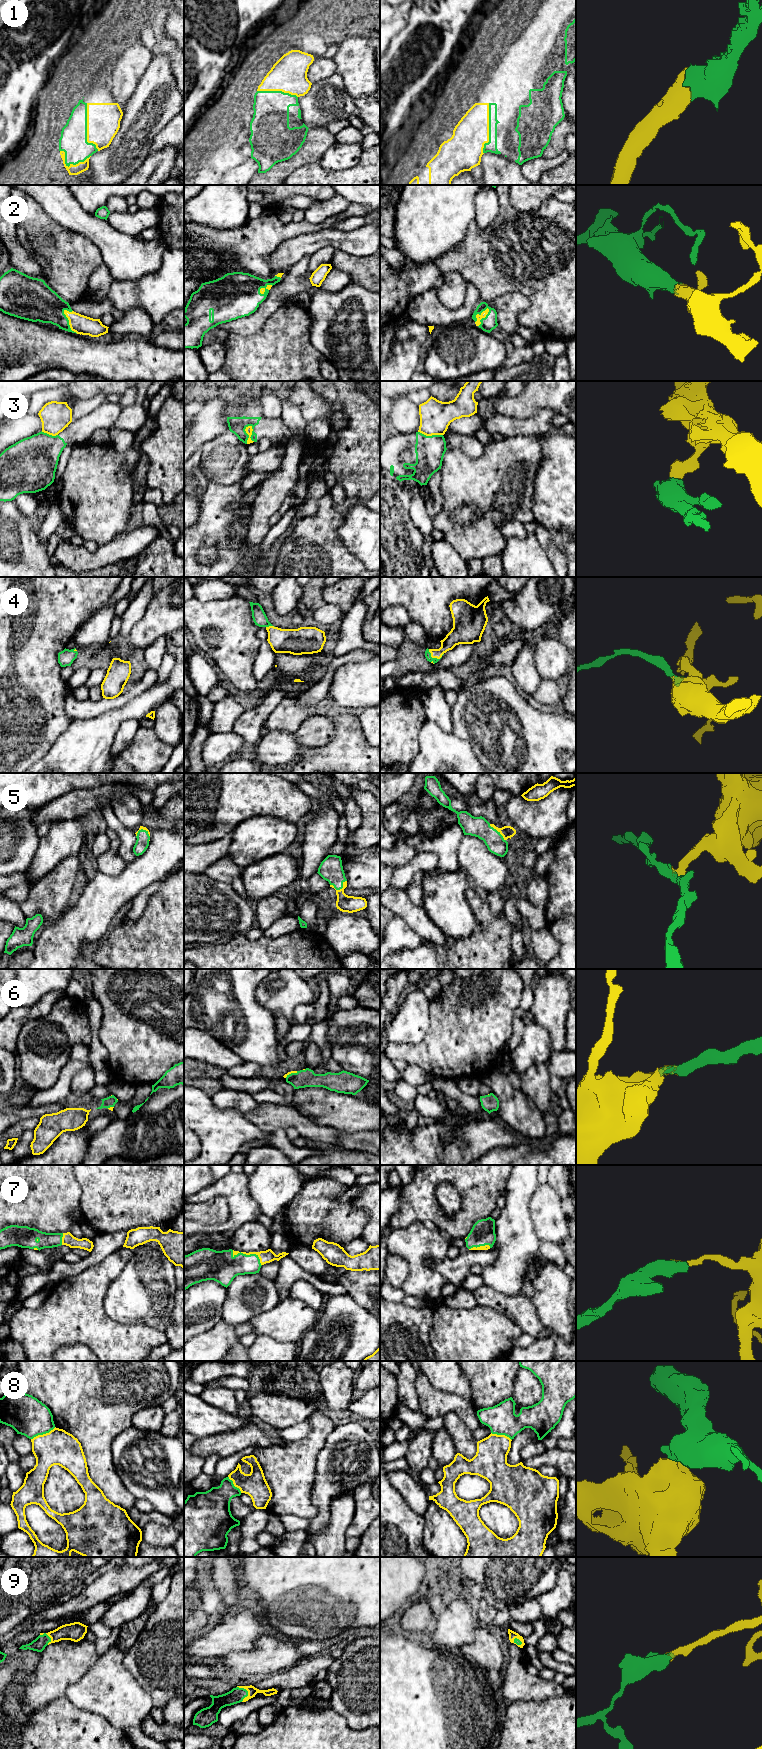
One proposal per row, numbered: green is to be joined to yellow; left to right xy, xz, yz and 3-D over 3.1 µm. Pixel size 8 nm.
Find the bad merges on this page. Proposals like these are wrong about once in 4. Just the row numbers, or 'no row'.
3, 8

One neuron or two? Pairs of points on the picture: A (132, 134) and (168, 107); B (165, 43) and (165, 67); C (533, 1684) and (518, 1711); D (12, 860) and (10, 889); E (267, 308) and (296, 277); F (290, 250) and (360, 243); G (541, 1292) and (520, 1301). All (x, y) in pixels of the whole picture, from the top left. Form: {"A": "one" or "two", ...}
{"A": "one", "B": "two", "C": "two", "D": "two", "E": "one", "F": "one", "G": "two"}

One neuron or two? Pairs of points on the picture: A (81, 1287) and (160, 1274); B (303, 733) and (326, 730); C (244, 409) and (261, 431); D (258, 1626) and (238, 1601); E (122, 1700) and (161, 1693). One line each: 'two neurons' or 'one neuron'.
A: two neurons
B: one neuron
C: one neuron
D: two neurons
E: two neurons

